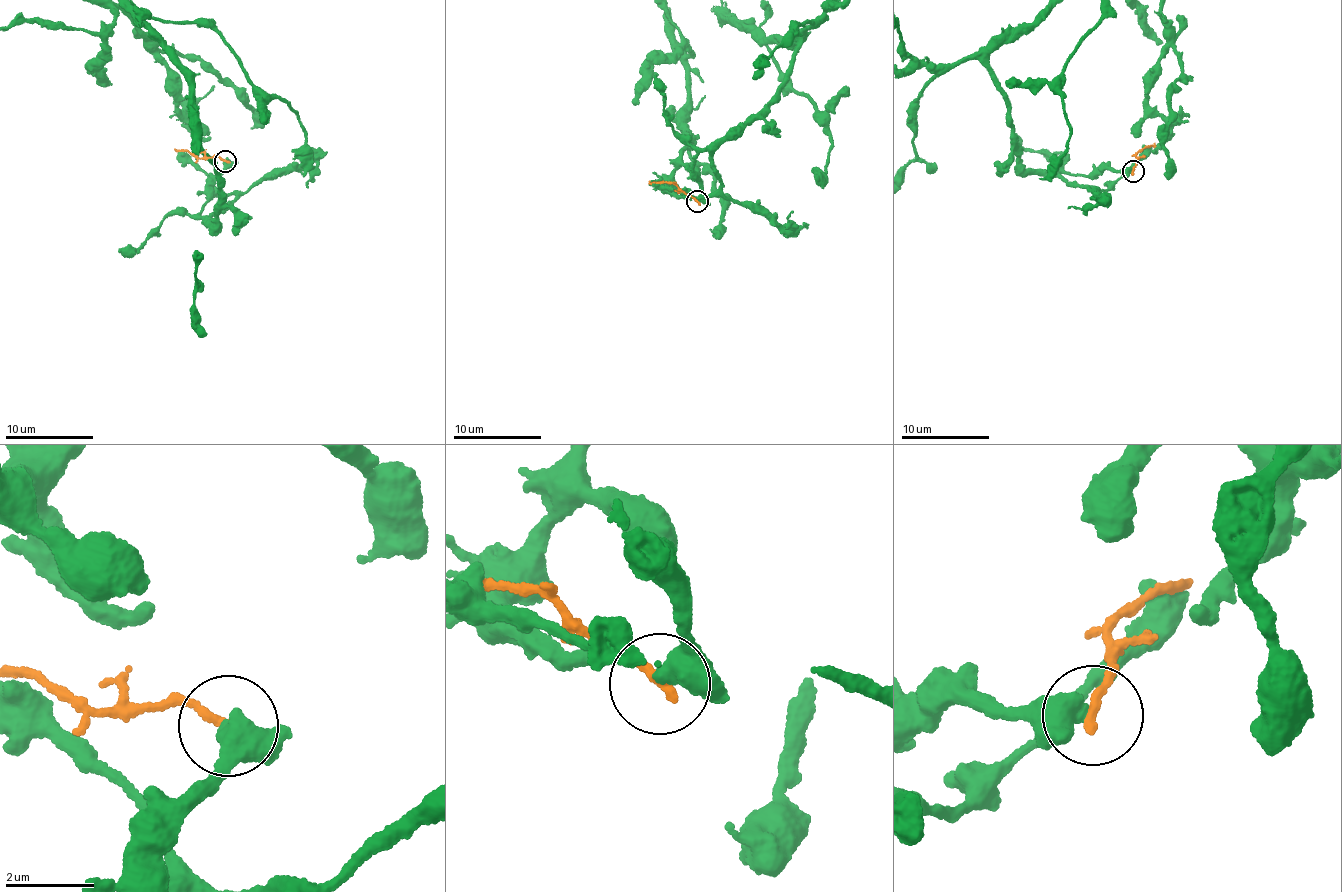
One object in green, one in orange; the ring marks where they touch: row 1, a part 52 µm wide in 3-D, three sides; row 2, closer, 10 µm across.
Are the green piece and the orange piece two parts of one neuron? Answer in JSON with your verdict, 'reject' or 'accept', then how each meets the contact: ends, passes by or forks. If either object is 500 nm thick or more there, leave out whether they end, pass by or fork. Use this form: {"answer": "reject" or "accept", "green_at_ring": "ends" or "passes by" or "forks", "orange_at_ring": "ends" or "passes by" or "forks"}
{"answer": "reject"}

